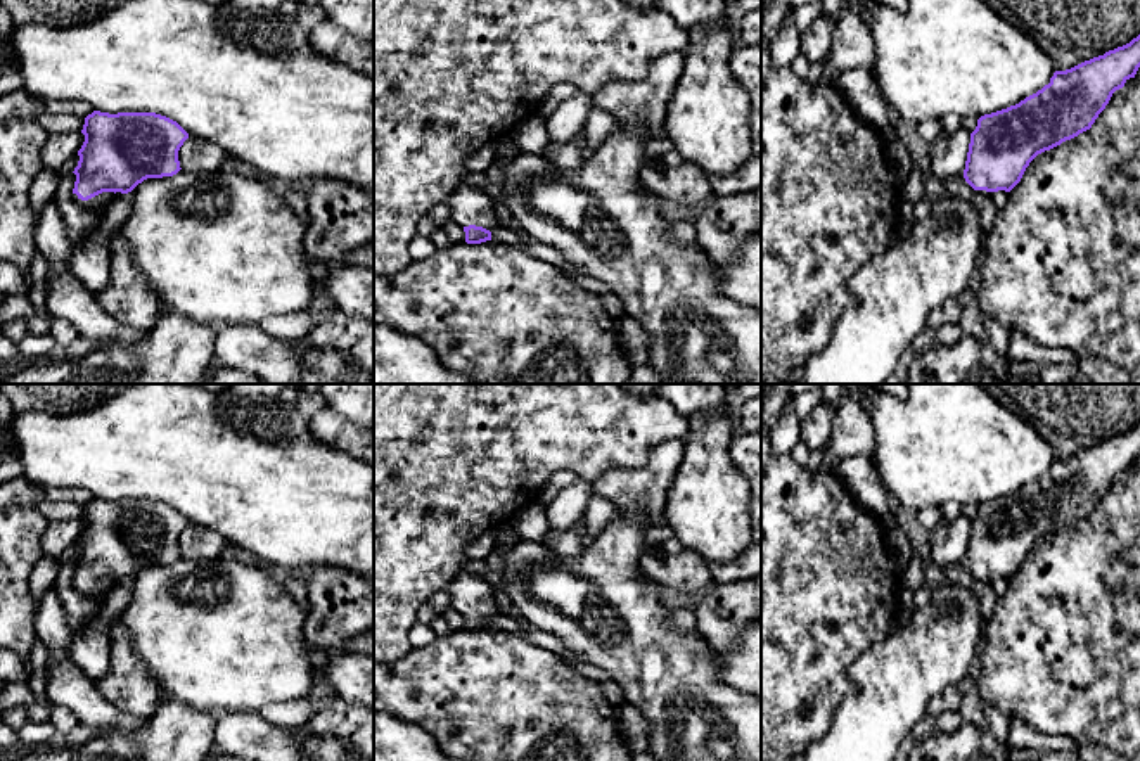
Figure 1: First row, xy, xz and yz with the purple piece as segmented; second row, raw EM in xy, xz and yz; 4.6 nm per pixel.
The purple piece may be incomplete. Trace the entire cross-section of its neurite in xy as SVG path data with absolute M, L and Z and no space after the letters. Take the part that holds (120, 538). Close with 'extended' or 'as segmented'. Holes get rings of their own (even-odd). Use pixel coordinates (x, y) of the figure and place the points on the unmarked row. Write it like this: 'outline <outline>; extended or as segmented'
outline M100 500L85 505L73 588L100 598L116 579L128 581L147 566L176 562L178 538L189 521L156 500Z; extended

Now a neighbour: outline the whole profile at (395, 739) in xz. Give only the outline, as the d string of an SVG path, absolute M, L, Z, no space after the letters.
M374 709L374 761L460 761L446 756L424 728Z

